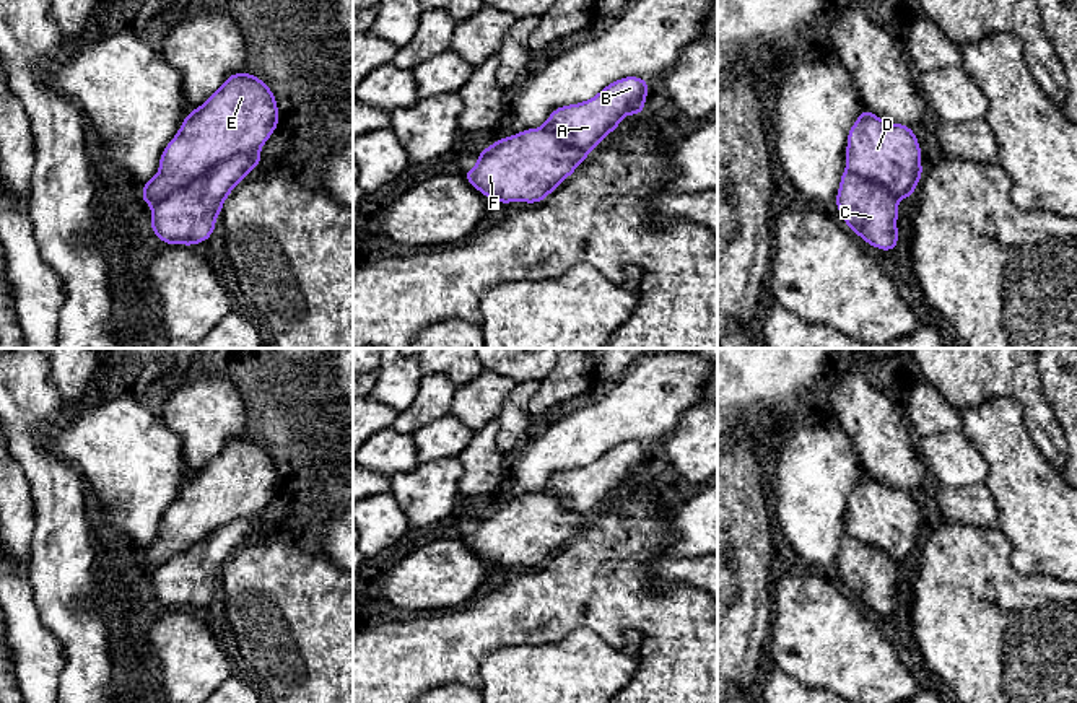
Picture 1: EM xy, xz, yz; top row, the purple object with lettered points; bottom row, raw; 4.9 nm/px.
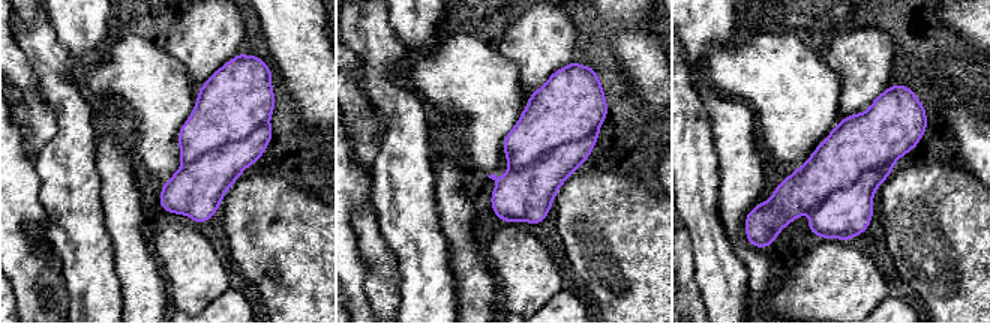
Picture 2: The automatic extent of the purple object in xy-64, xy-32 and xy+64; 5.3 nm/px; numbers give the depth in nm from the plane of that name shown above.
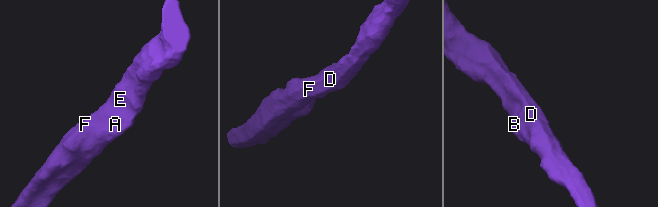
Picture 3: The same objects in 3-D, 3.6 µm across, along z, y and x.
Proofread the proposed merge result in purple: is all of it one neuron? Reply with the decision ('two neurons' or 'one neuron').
one neuron

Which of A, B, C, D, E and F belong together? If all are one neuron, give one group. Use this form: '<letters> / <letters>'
A B C D E F

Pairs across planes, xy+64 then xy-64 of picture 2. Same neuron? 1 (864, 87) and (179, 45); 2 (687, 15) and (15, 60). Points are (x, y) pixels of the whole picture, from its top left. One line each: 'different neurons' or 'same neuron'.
1: same neuron
2: different neurons

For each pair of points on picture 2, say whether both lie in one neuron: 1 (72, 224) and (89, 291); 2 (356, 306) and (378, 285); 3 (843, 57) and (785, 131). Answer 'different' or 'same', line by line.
1: same
2: different
3: different

